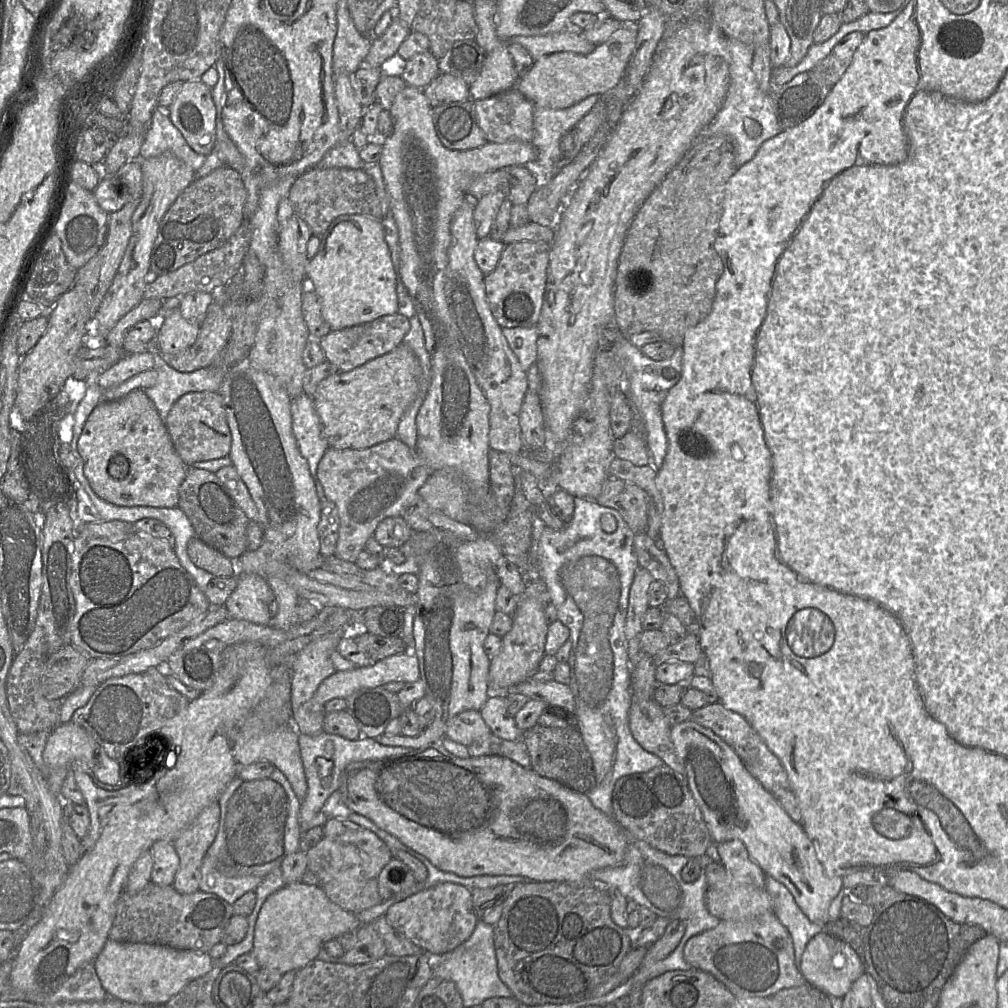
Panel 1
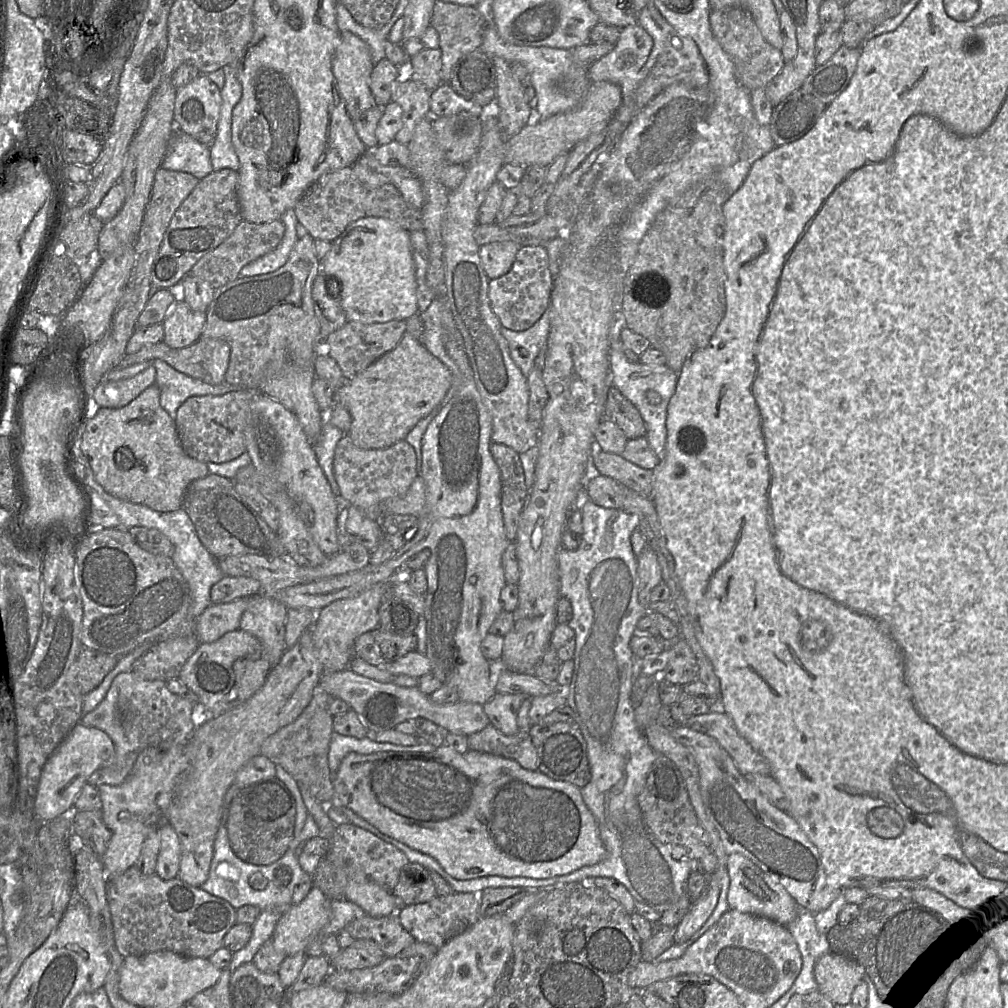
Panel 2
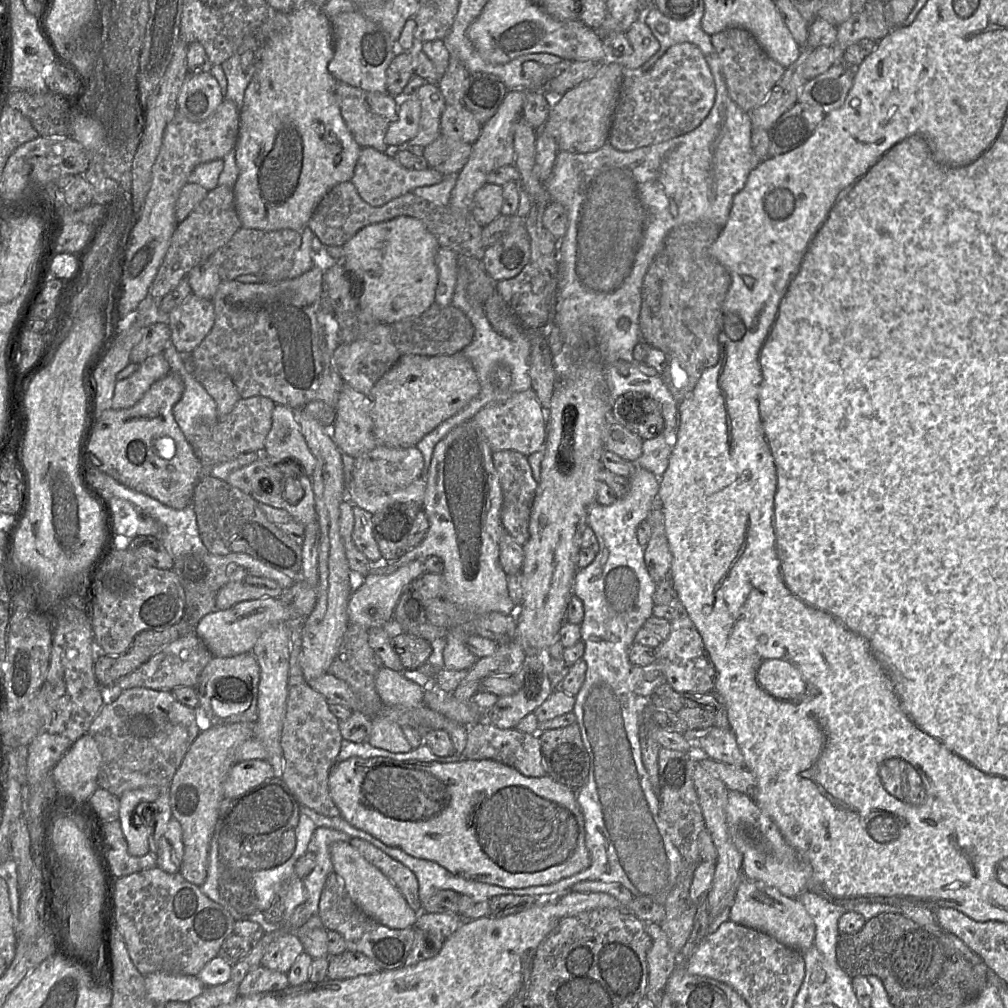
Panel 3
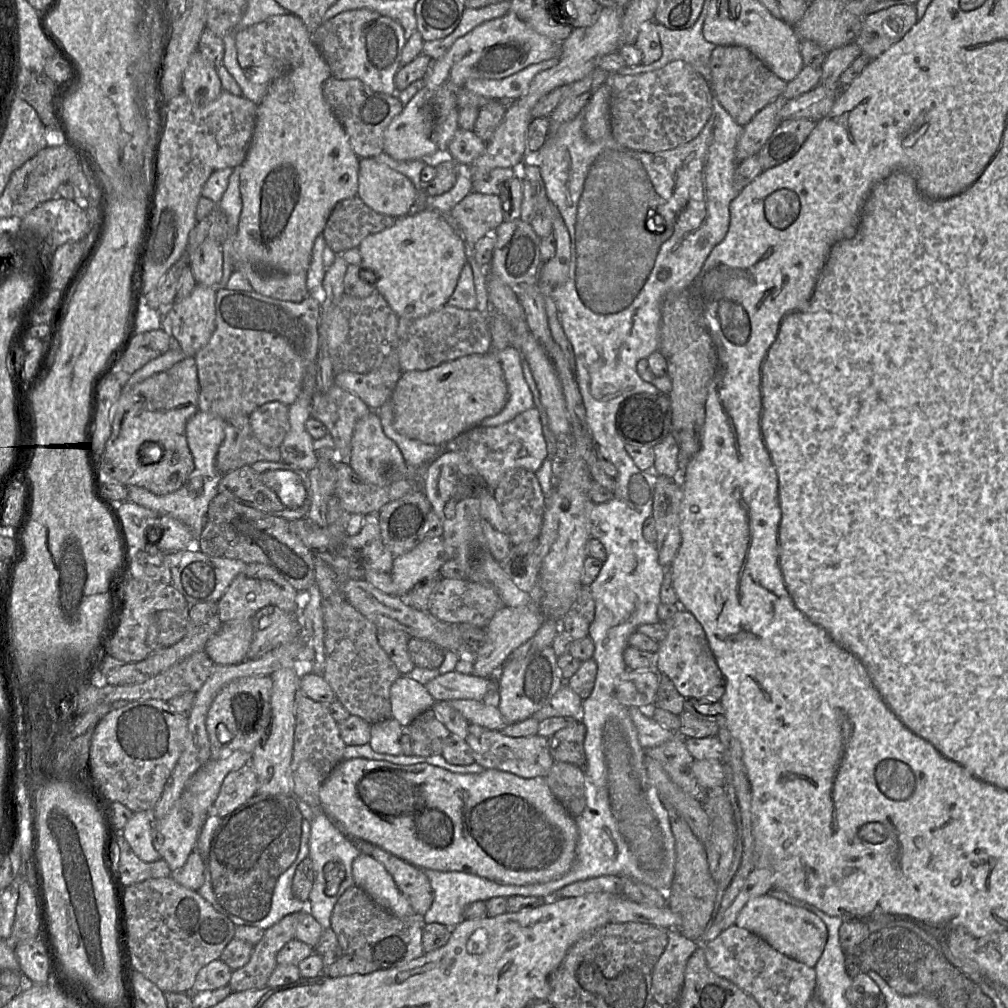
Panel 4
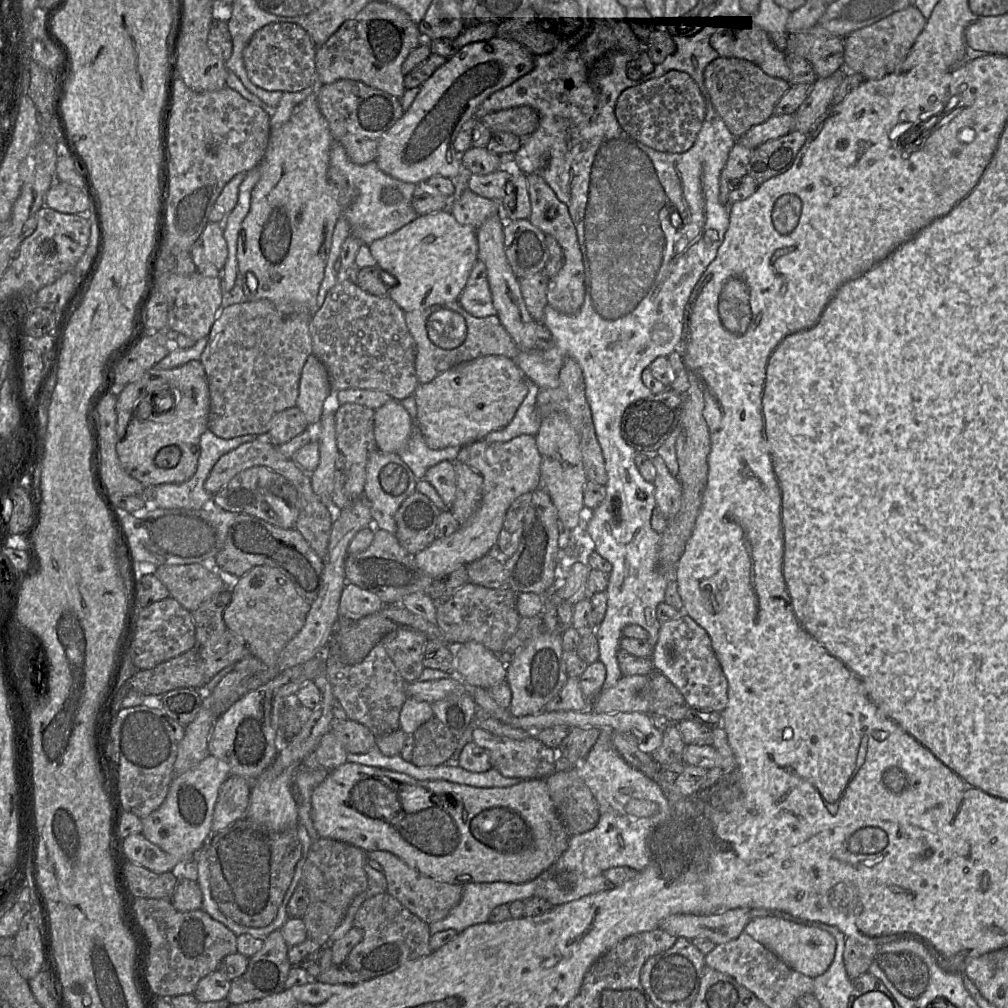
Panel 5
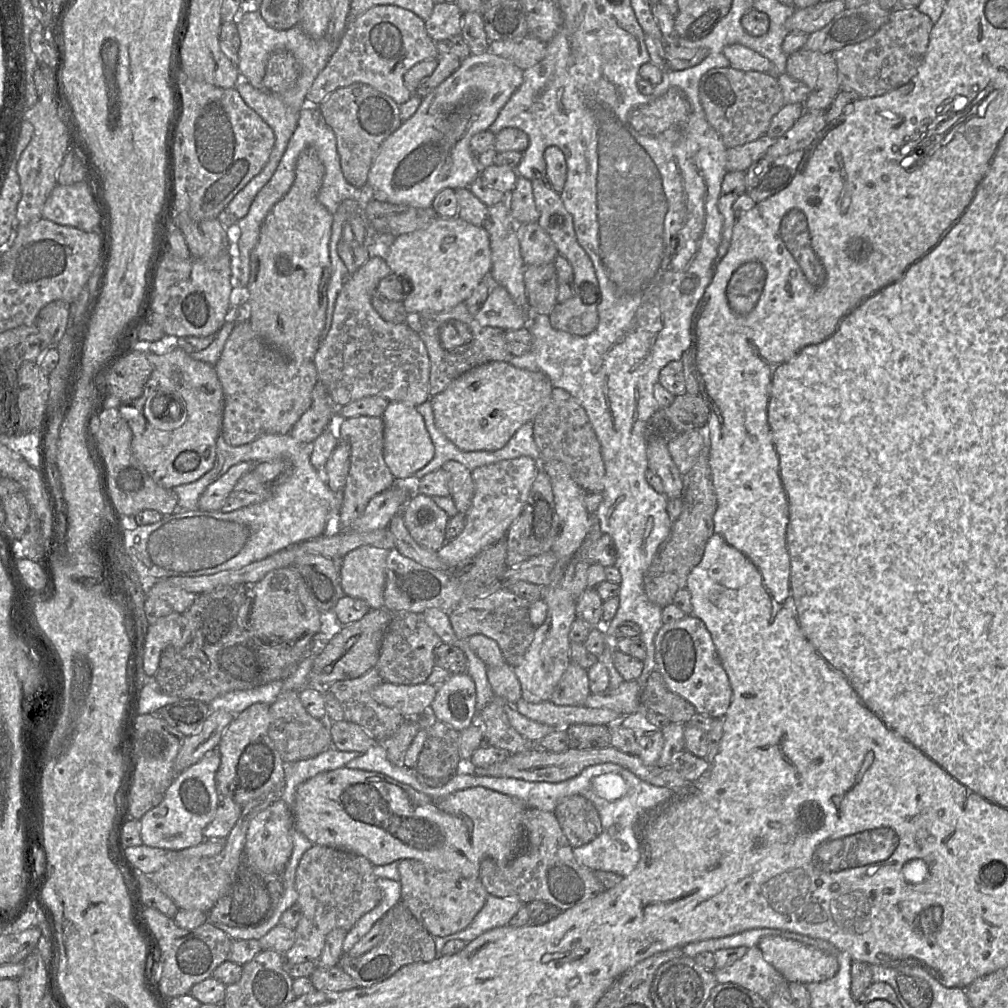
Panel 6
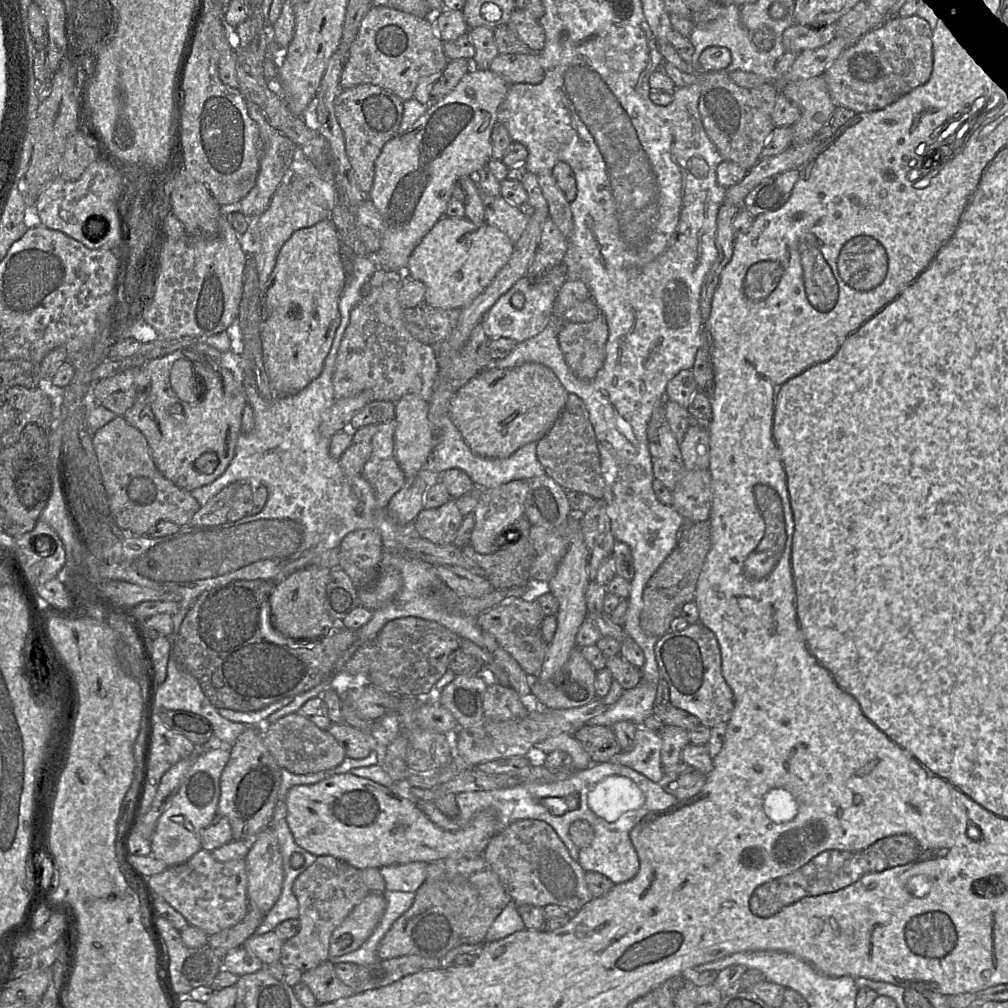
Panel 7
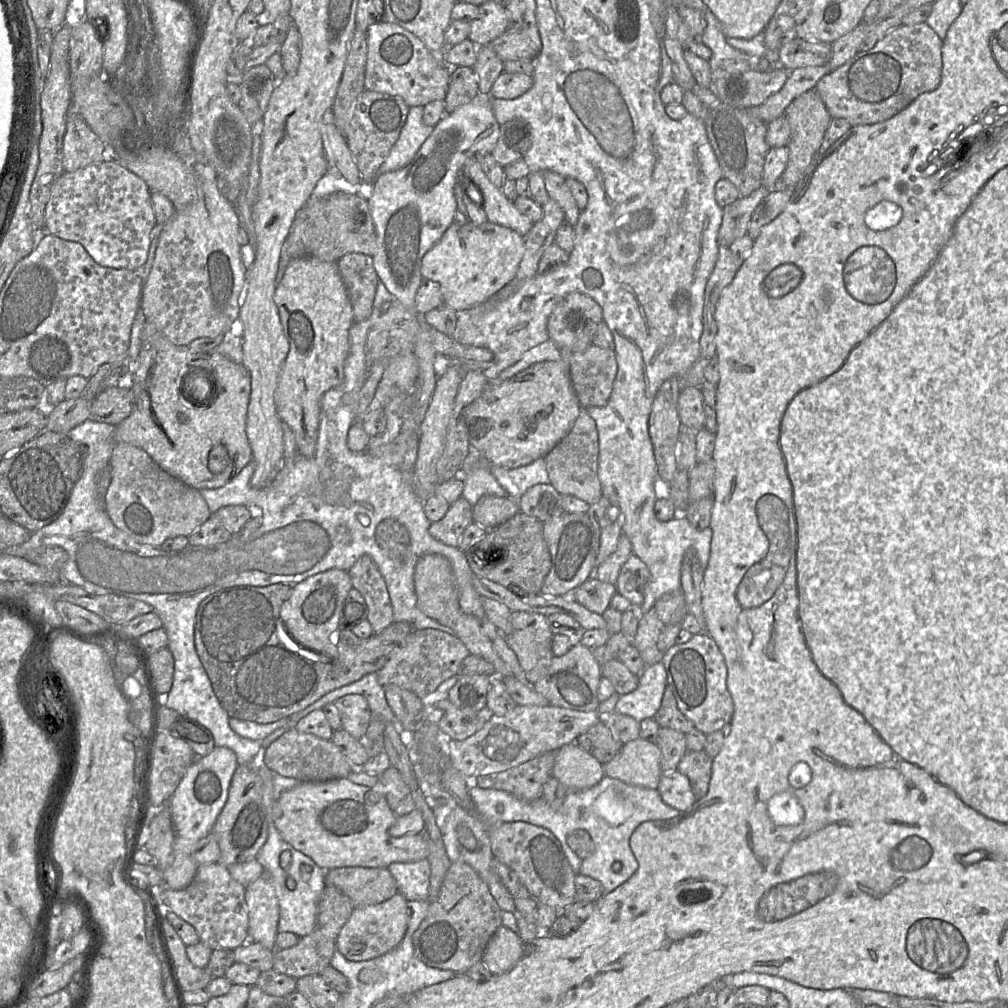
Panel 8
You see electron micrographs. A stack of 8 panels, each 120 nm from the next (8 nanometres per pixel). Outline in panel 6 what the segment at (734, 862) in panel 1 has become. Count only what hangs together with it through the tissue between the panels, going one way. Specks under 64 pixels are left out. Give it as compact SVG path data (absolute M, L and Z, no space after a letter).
M766 936L757 945L767 962L769 962L789 983L813 983L832 978L839 969L836 956L792 939L780 936Z

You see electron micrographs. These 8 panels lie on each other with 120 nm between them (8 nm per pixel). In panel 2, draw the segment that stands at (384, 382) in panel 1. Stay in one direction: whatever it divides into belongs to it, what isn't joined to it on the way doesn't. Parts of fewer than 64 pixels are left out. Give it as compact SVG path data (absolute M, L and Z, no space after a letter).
M404 333L398 345L381 356L364 371L357 374L335 390L335 401L340 402L350 413L352 422L345 434L355 446L364 449L390 447L407 434L422 419L436 413L444 402L452 384L452 372L438 358L432 355L416 338Z

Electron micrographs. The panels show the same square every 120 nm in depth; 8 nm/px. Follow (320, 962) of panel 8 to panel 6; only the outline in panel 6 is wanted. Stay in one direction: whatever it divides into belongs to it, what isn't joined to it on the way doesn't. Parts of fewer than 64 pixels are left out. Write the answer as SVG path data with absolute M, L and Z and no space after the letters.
M313 844L302 856L296 870L295 886L301 918L295 929L294 945L284 954L287 963L306 961L317 963L328 934L342 928L349 931L355 923L369 912L381 899L373 865L360 855Z

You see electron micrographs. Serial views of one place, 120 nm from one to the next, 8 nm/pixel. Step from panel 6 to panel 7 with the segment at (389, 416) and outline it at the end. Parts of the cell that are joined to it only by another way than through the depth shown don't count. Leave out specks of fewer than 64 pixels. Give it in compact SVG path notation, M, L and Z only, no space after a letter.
M406 394L394 407L394 456L407 479L425 466L433 451L429 404L417 394Z

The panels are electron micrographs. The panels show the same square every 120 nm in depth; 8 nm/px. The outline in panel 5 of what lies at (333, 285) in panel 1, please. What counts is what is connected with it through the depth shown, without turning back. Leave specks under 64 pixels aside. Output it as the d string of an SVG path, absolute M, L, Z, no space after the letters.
M450 210L419 215L399 230L369 244L377 265L396 279L388 296L404 311L457 301L478 260L476 230L460 224Z

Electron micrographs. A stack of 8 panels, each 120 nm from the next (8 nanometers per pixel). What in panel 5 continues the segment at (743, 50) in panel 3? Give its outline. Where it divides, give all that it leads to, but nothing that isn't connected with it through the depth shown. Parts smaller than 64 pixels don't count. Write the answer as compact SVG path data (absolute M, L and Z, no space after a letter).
M721 56L705 68L704 83L715 110L736 139L765 122L790 87L787 81L767 75L750 61Z

